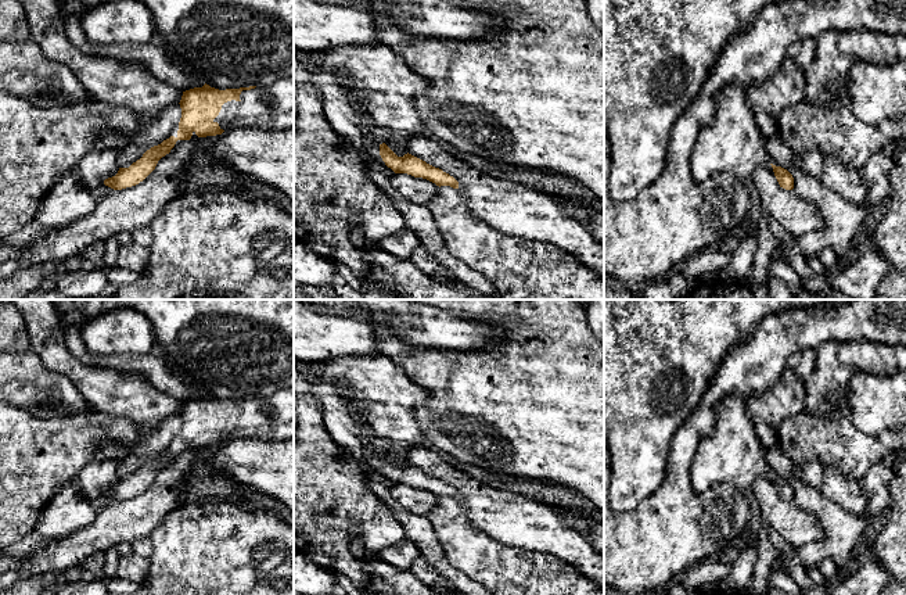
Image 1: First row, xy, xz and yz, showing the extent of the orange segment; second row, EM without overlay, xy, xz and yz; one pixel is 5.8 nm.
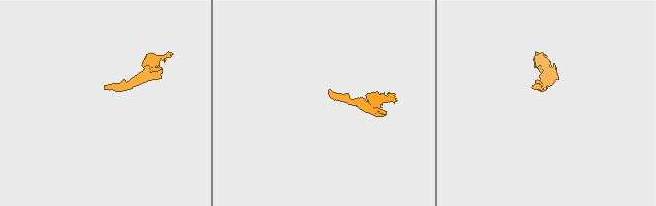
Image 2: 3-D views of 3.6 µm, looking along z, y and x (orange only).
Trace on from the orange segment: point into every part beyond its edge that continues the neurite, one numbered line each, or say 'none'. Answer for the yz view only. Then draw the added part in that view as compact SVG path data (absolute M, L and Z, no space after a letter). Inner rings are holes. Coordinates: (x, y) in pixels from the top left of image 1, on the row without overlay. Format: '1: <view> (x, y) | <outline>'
none

